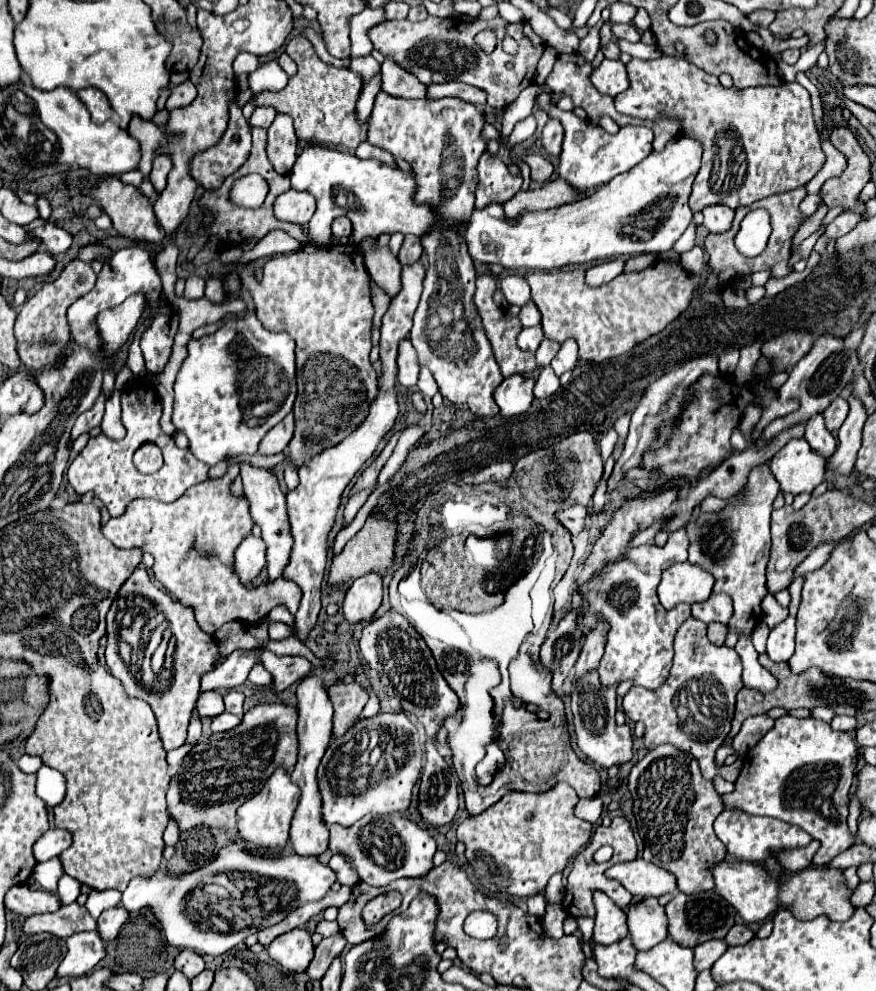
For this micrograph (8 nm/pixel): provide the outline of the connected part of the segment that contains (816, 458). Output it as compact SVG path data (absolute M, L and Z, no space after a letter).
M789 440L769 462L783 492L811 492L825 480L825 458L807 440Z

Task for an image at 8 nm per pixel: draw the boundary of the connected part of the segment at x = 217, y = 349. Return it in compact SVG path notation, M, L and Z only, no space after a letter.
M255 314L239 320L227 320L217 332L191 338L187 358L183 360L173 384L173 424L189 438L189 450L205 464L215 466L223 458L251 456L257 452L261 438L281 422L293 408L295 386L295 342L287 332L271 332L263 328Z

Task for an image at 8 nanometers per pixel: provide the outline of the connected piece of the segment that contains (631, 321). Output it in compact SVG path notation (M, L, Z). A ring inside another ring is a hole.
M655 262L653 266L645 268L643 272L633 274L619 274L611 282L589 288L585 284L585 270L553 270L553 272L535 272L527 276L527 282L531 286L531 300L537 304L541 312L541 326L549 340L563 342L567 338L575 338L579 344L579 358L589 362L603 362L607 358L615 358L621 354L627 354L633 346L647 340L649 336L661 332L669 322L673 322L691 302L693 294L703 288L705 278L691 276L683 270L681 264L667 264L667 262Z

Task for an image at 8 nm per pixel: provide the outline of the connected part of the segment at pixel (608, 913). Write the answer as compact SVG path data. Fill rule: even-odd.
M595 890L593 892L593 900L595 900L595 928L593 928L593 942L595 944L613 944L621 938L627 936L627 916L621 908L615 906L615 902L611 902L611 898L601 892Z

